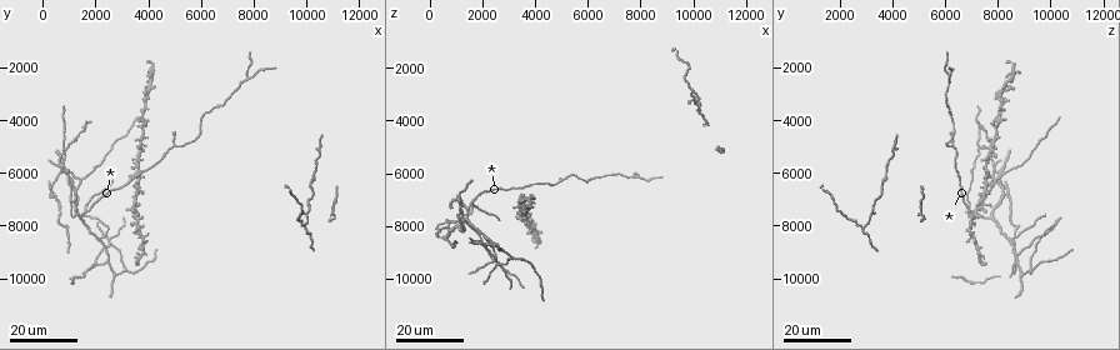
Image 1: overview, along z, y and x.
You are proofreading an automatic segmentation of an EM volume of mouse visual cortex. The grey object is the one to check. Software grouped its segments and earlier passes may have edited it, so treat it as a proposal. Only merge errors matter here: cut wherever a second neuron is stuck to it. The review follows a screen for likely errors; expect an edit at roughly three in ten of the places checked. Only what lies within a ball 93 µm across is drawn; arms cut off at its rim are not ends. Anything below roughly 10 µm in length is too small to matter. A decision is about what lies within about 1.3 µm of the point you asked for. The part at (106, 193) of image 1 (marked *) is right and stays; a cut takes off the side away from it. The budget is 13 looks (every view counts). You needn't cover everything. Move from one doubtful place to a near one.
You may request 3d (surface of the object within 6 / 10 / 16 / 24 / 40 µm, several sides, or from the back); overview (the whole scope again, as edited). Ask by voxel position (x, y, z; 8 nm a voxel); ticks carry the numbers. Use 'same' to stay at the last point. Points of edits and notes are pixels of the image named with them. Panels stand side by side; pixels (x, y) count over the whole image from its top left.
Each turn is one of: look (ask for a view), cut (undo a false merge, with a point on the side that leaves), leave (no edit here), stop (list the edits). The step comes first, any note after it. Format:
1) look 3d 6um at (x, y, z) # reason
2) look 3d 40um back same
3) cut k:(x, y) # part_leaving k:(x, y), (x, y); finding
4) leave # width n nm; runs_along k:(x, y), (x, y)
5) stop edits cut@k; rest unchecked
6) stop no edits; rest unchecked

look 3d 16um at (1200, 7600, 7100) # three-way junction

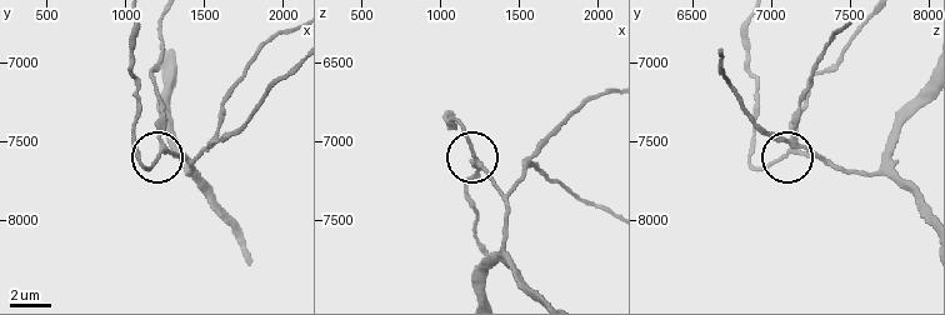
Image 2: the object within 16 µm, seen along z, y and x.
look 3d 10um at (1240, 7520, 7140)

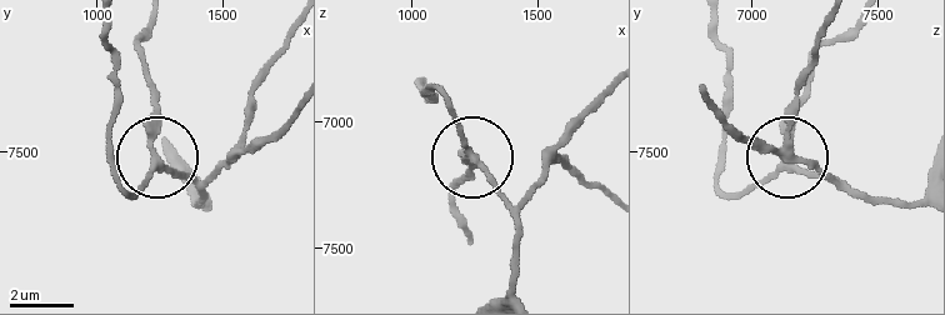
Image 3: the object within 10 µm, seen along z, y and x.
leave # side_arm 41 um; runs_along 3:(609, 91), (553, 165), (513, 200), (459, 133), (448, 103); all the same neuron

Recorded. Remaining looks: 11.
look 3d 24um at (2100, 9400, 8600) # four arms meet

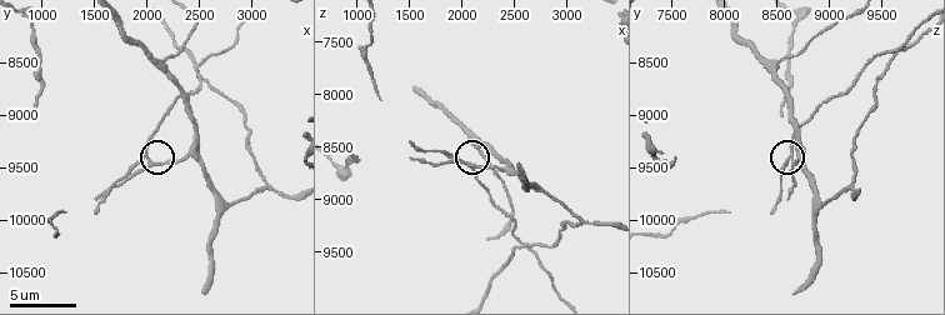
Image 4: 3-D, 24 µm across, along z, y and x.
look 3d 6um at (1980, 9340, 8640)

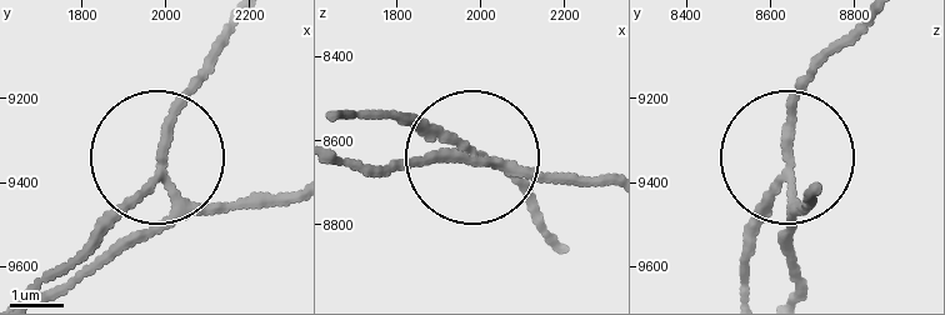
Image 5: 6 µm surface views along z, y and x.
cut 5:(111, 219) # width 150 nm; part_leaving 5:(178, 209), (129, 200), (39, 290); a second neuron is stuck on

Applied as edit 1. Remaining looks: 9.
look 3d 16um at (2180, 8500, 8480) # three-way junction

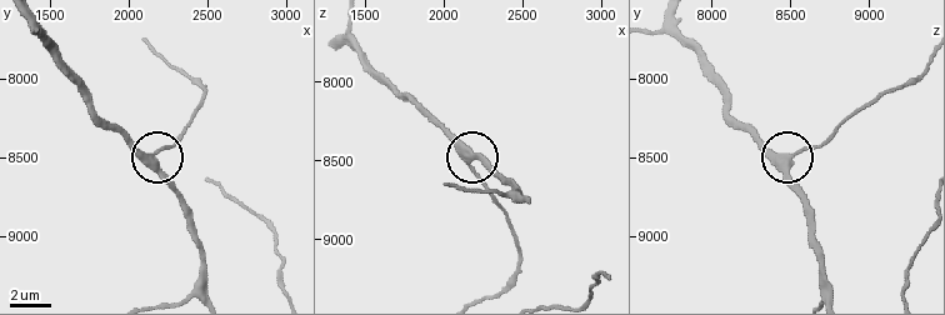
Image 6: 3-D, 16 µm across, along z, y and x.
leave # side_arm 19 um; runs_along 6:(651, 30), (676, 36), (773, 149), (793, 156), (836, 129); one neuron here

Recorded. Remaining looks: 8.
look 3d 16um at (1500, 7600, 7800) # arms part here

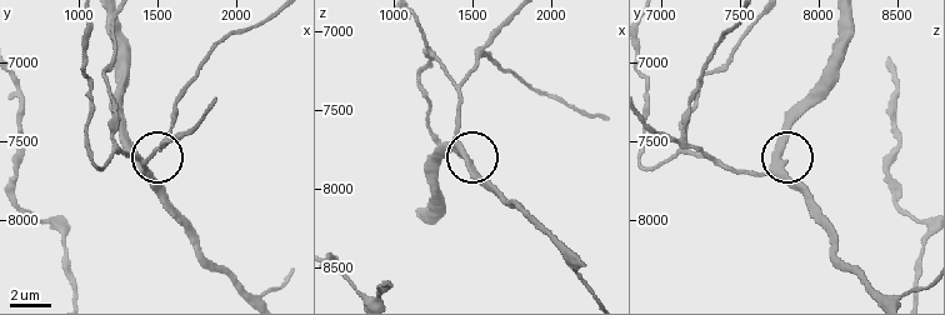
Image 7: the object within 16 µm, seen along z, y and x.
look 3d 6um at (1420, 7700, 7760)

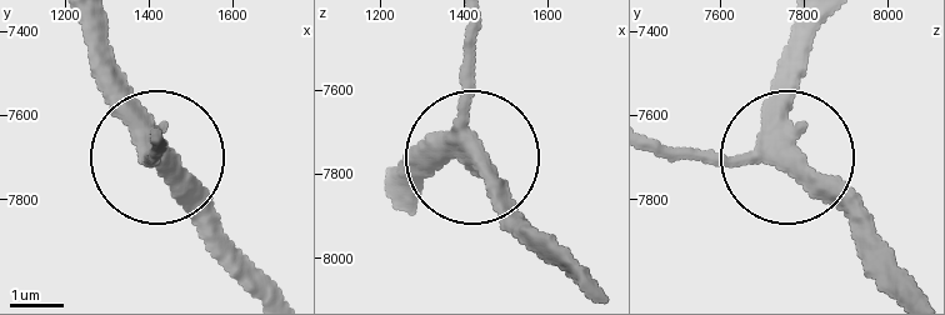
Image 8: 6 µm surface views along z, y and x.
leave # runs_along 8:(468, 30), (464, 124), (478, 151), (414, 151); continuous, no second neuron

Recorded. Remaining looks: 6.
look 3d 24um at (1400, 6300, 7900) # small branch off a trunk

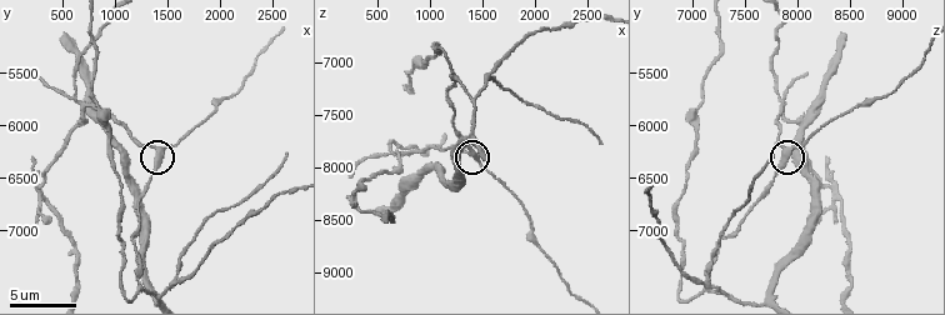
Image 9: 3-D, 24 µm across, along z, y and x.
look 3d 10um at (1380, 6200, 7880) # closer look

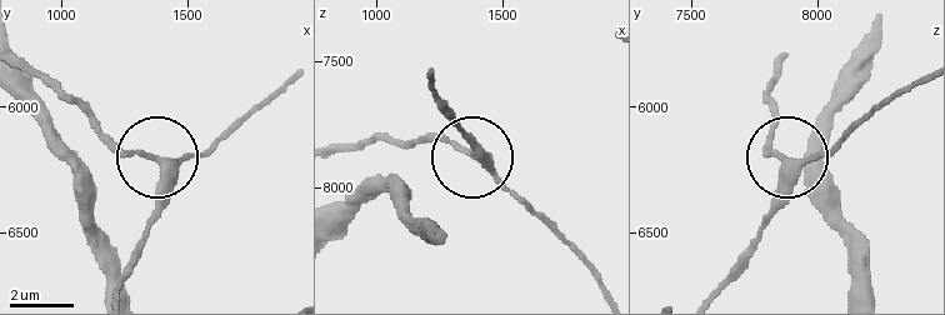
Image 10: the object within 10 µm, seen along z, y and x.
leave # width 260 nm; runs_along 10:(116, 294), (163, 181), (159, 160), (194, 158), (216, 144); all the same neuron

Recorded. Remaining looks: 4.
look 3d 6um at (3160, 9680, 9220) # a fork

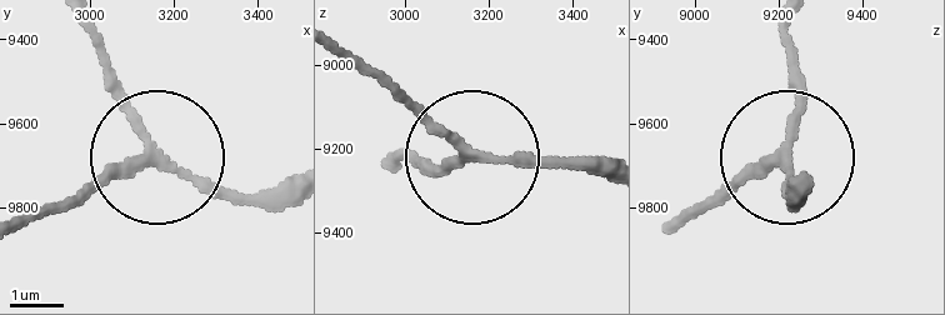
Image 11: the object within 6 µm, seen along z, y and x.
look 3d 6um back at (3145, 9670, 9205) # other side

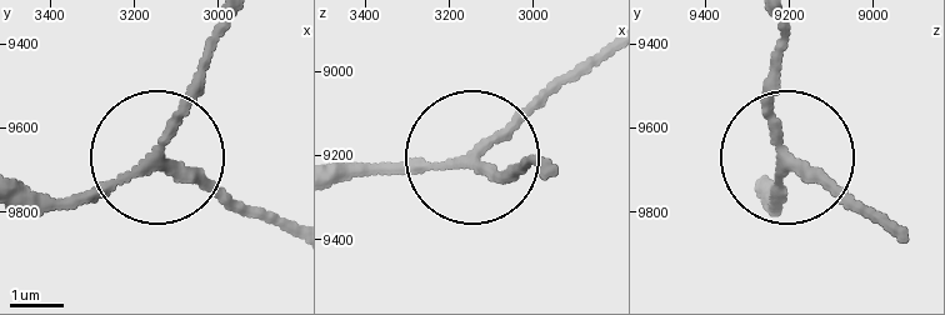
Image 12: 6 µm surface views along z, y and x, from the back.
leave # arms 3; runs_along 12:(600, 50), (475, 158), (498, 176), (546, 163); one neuron here

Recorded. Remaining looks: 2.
stop edits cut@5; rest unchecked

